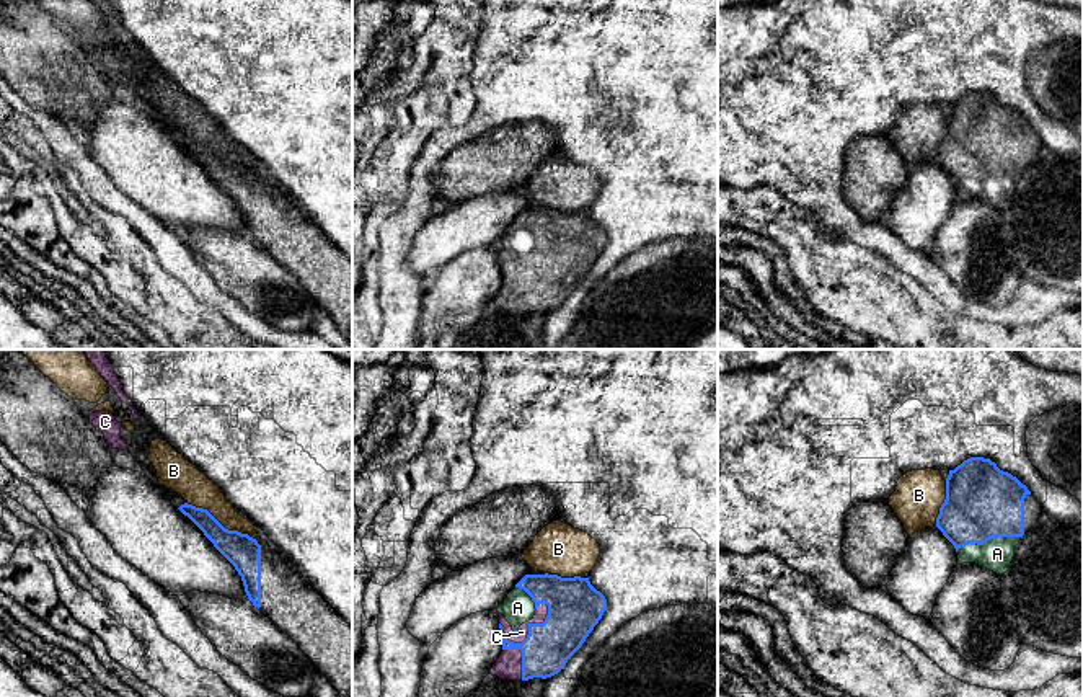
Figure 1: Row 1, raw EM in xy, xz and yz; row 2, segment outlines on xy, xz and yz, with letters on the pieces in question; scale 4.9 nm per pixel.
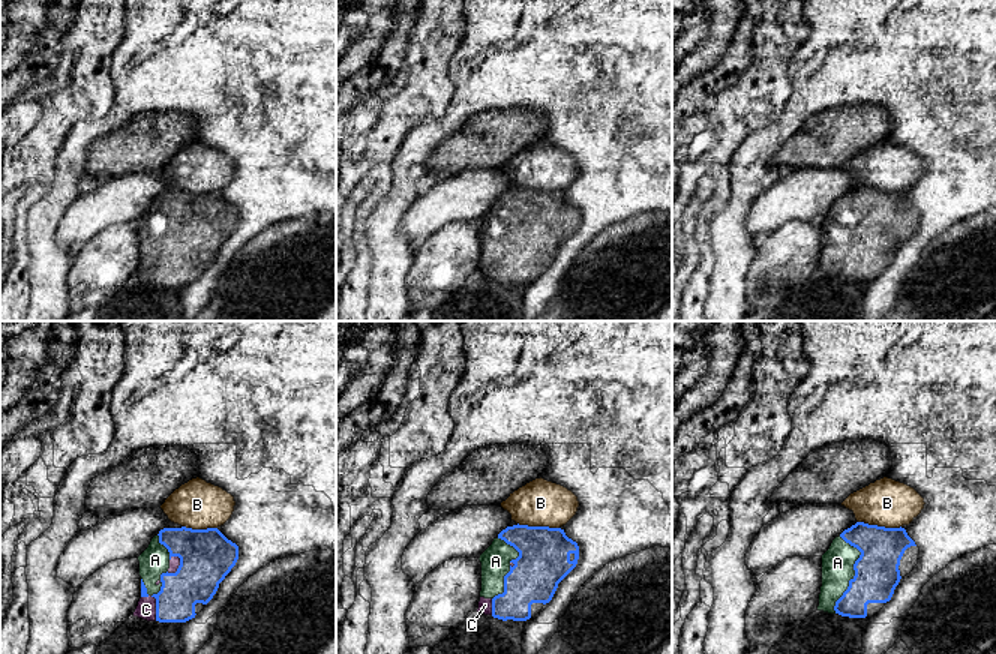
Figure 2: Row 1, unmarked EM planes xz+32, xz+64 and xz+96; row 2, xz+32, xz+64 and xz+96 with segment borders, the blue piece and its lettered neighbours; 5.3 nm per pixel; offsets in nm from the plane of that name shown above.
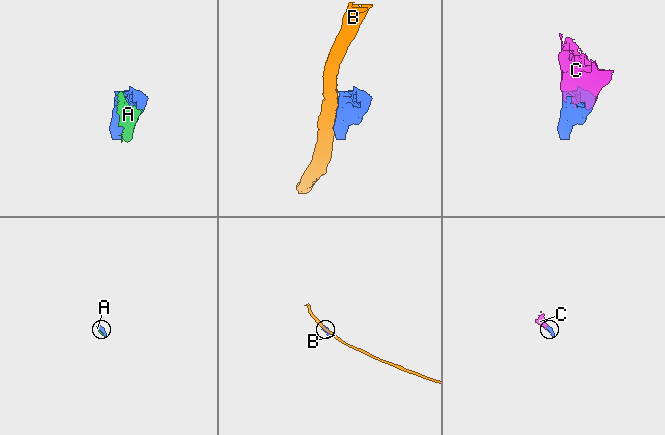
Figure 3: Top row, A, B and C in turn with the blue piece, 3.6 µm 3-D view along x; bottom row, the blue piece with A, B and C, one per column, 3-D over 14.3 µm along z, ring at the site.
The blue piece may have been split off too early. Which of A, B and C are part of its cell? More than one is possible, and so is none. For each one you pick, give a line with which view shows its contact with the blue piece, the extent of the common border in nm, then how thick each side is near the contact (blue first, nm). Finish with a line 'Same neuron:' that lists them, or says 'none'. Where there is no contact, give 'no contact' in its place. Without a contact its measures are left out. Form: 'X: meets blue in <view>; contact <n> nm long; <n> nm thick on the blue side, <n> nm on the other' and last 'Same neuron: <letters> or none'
A: meets blue in yz; contact 320 nm long; 360 nm thick on the blue side, 160 nm on the other
C: meets blue in xz; contact 280 nm long; 280 nm thick on the blue side, 50 nm on the other
Same neuron: A, C

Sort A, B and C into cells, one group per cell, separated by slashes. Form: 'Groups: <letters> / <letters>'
Groups: A C / B

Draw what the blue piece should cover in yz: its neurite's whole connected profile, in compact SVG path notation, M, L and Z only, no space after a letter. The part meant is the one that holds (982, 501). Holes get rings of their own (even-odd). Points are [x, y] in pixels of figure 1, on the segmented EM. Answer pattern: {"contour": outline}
{"contour": "M970 457L949 470L936 527L954 545L957 565L975 563L1001 576L1010 570L1021 537L1037 524L1041 513L1037 499L1016 477L1000 470L990 459Z"}

